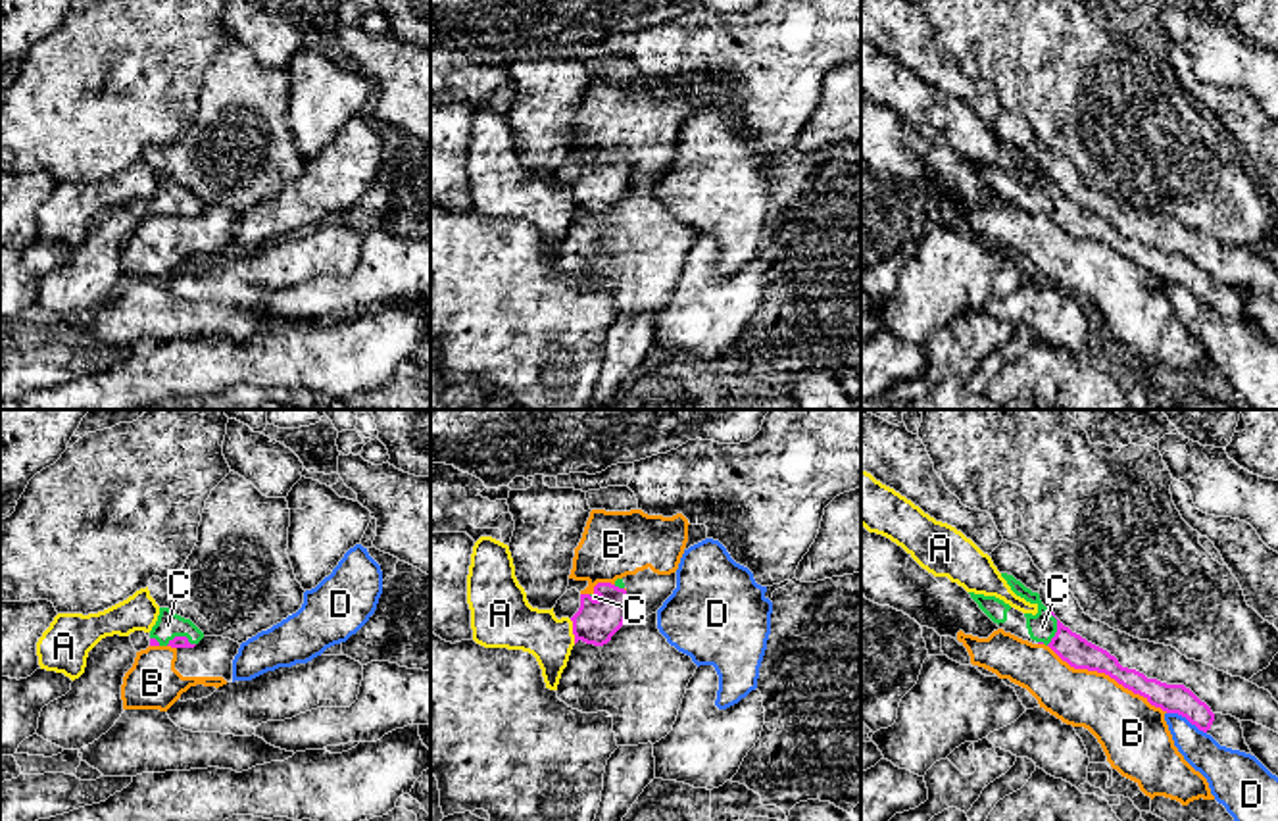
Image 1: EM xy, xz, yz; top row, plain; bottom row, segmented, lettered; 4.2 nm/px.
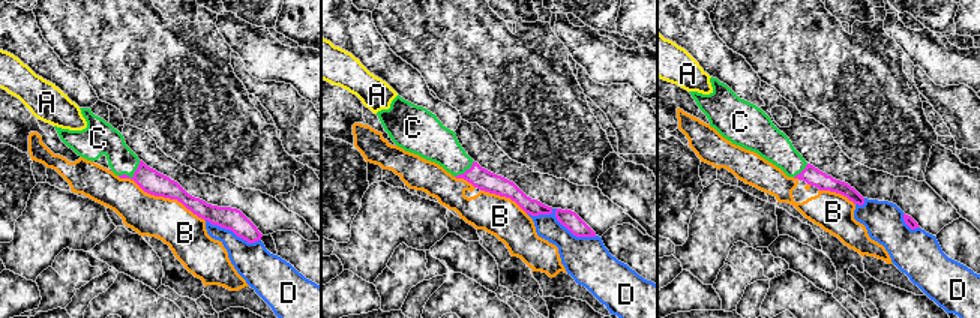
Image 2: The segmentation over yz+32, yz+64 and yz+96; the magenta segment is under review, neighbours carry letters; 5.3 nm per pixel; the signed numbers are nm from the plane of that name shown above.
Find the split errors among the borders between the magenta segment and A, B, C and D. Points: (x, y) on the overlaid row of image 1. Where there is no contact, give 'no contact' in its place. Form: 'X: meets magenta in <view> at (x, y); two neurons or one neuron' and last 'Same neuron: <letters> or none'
A: meets magenta in xz at (573, 631); two neurons
B: meets magenta in yz at (1107, 673); two neurons
C: meets magenta in yz at (1057, 629); one neuron
D: meets magenta in yz at (1186, 718); two neurons
Same neuron: C

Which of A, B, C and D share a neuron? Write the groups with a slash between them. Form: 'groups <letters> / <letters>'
groups A / B / C / D

